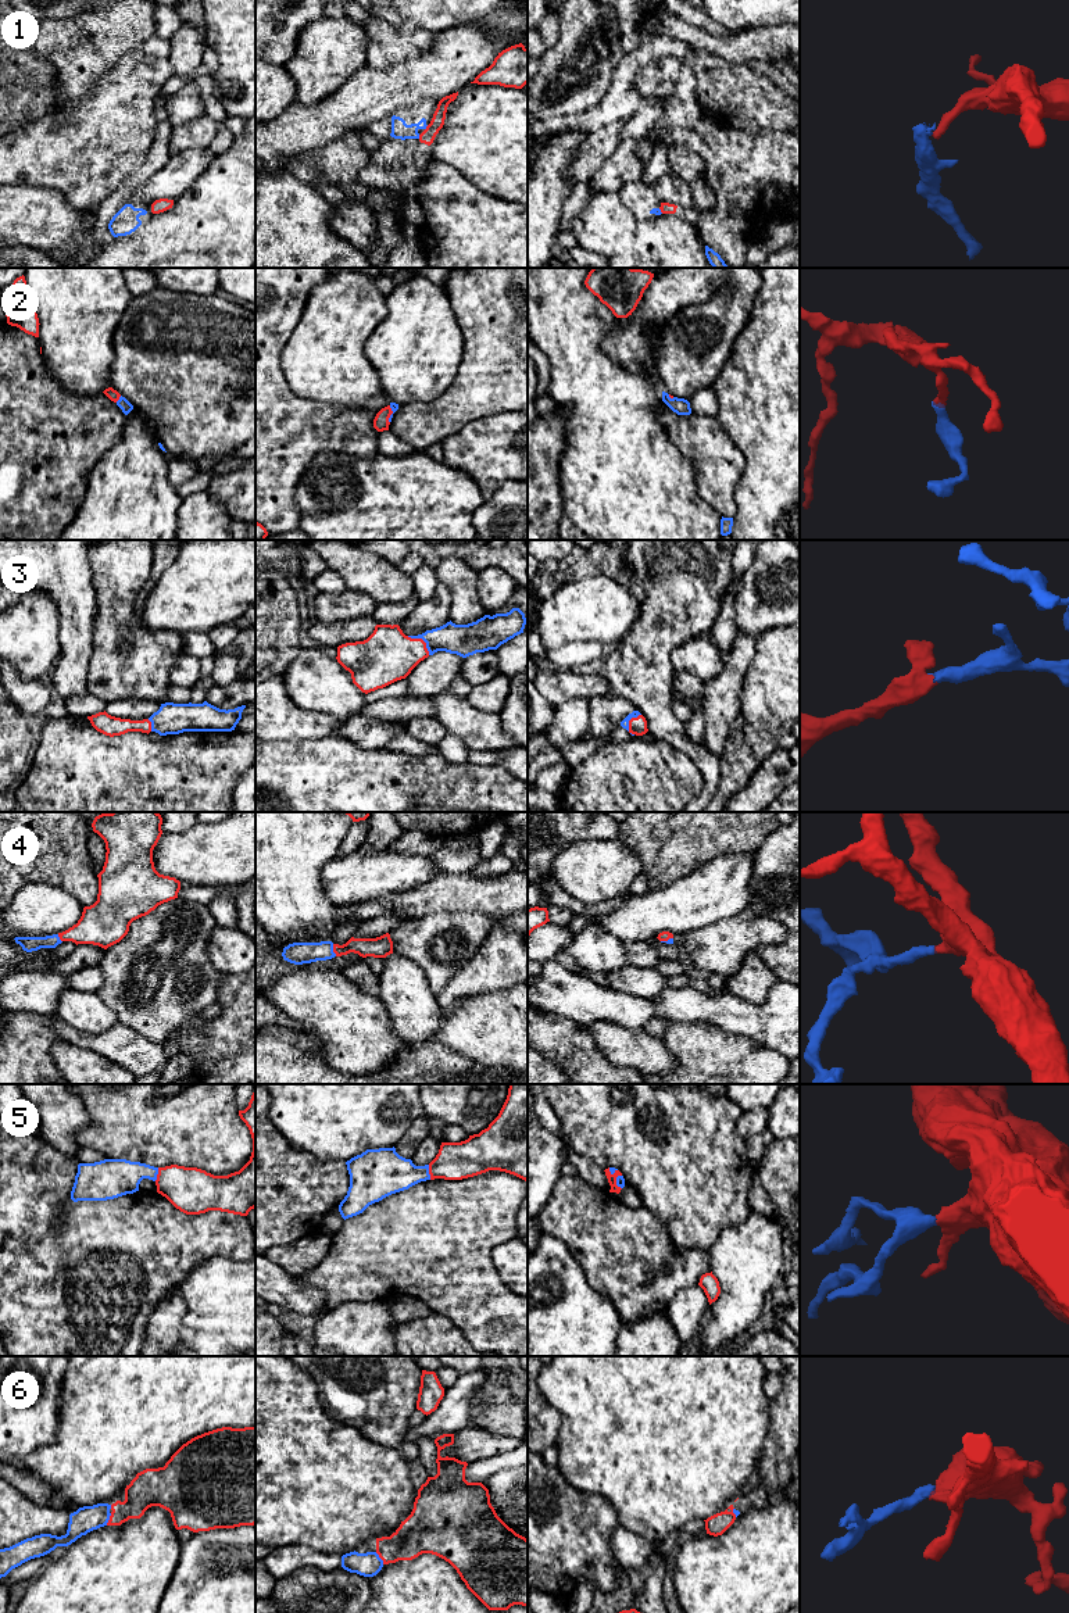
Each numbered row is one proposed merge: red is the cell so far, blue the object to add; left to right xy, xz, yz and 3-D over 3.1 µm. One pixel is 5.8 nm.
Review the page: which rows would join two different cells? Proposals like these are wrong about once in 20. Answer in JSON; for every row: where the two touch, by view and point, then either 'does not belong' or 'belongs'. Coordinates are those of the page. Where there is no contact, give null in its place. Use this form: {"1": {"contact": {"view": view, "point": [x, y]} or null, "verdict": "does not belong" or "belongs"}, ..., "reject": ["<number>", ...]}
{"1": {"contact": {"view": "xz", "point": [426, 128]}, "verdict": "does not belong"}, "2": {"contact": {"view": "xy", "point": [118, 399]}, "verdict": "belongs"}, "3": {"contact": {"view": "xz", "point": [422, 640]}, "verdict": "belongs"}, "4": {"contact": {"view": "xz", "point": [333, 950]}, "verdict": "belongs"}, "5": {"contact": {"view": "xz", "point": [429, 1172]}, "verdict": "belongs"}, "6": {"contact": {"view": "xy", "point": [110, 1519]}, "verdict": "belongs"}, "reject": ["1"]}

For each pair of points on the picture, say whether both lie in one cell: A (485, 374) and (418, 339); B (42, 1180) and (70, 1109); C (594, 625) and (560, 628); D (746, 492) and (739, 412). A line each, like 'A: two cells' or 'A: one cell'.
A: two cells
B: two cells
C: one cell
D: one cell

